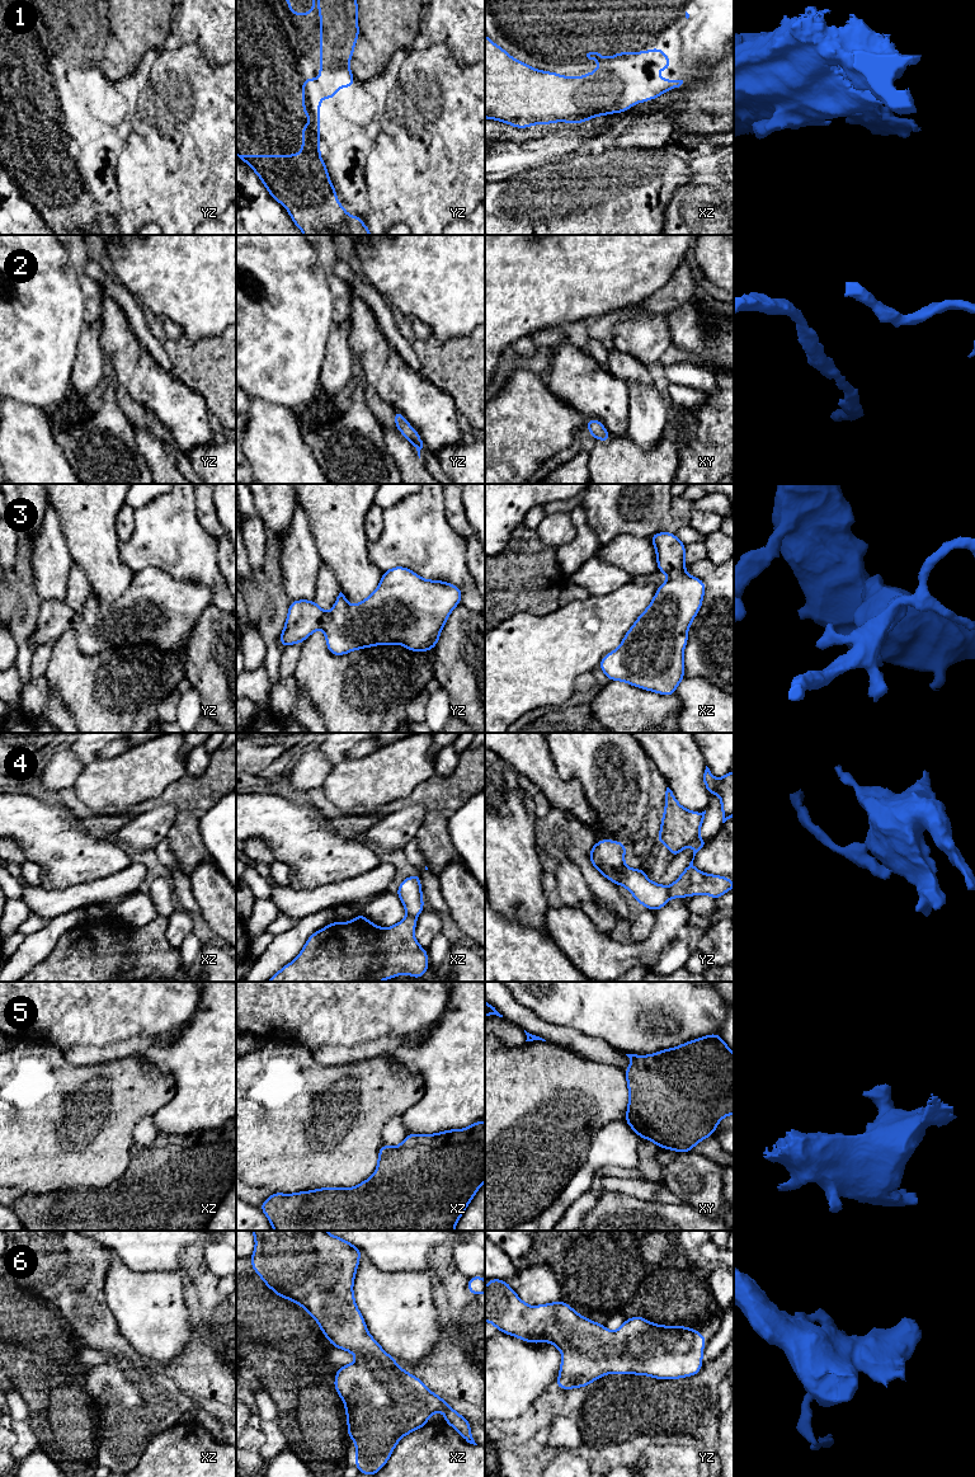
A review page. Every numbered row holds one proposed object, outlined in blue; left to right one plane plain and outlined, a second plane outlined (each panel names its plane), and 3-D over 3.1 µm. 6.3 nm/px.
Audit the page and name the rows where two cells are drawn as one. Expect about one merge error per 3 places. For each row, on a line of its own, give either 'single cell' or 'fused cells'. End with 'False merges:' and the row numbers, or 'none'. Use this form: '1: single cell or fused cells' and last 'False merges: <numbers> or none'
1: single cell
2: single cell
3: single cell
4: fused cells
5: single cell
6: single cell
False merges: 4

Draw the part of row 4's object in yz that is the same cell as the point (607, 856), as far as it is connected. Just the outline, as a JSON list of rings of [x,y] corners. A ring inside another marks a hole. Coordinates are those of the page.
[[[600,839],[593,845],[589,860],[608,880],[626,886],[637,903],[656,912],[669,900],[668,888],[650,881],[644,869],[628,869],[623,862],[626,846],[623,842]]]

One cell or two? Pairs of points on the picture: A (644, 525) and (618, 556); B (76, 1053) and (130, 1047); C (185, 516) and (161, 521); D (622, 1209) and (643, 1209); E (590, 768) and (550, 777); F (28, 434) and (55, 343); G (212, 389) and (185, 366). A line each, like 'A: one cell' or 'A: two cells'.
A: two cells
B: one cell
C: one cell
D: one cell
E: two cells
F: two cells
G: one cell

